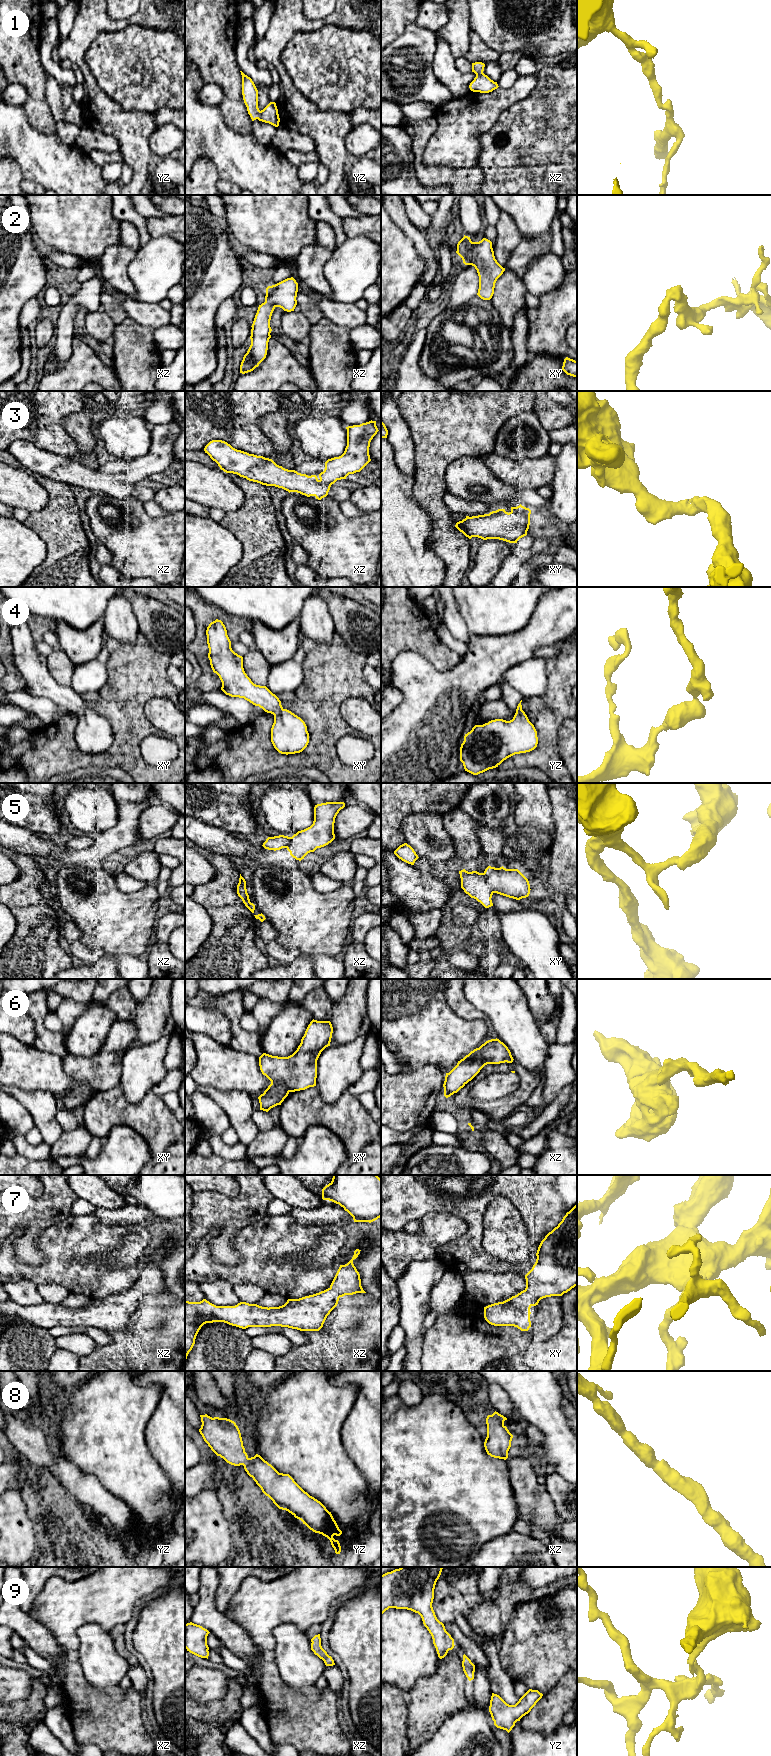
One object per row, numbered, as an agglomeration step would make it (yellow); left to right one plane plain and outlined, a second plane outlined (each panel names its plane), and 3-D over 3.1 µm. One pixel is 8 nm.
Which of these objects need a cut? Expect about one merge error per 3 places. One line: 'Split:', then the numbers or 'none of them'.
Split: 5

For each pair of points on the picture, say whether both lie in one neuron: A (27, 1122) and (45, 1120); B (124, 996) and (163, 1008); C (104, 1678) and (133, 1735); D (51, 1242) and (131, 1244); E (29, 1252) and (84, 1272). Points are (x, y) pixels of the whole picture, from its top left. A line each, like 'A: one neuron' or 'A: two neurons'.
A: two neurons
B: two neurons
C: two neurons
D: two neurons
E: two neurons

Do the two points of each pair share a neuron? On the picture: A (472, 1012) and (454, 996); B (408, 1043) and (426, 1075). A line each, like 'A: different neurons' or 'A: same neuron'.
A: same neuron
B: different neurons

